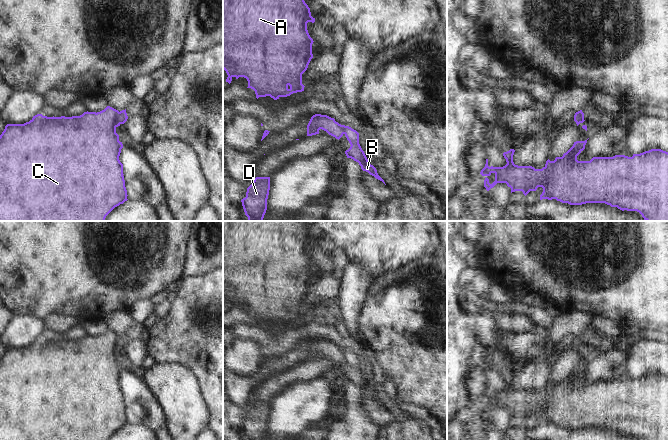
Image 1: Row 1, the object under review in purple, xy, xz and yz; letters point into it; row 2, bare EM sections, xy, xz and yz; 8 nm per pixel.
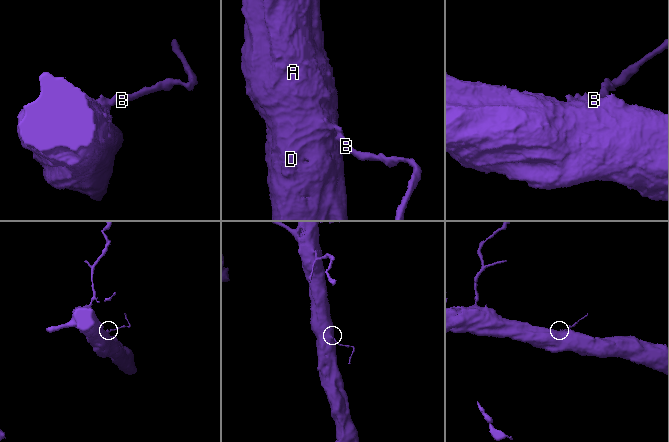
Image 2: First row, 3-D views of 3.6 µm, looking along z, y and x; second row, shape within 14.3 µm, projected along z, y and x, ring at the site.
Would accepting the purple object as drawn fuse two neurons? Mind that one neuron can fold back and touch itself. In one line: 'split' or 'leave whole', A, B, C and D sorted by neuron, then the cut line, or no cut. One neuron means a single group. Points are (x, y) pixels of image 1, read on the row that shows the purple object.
split | A C D / B | xy (118, 112), (118, 120), (121, 123)

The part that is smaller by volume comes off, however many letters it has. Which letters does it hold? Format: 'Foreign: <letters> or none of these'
Foreign: B

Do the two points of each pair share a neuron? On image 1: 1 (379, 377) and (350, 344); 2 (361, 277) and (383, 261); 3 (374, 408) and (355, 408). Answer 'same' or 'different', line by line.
1: different
2: different
3: different

